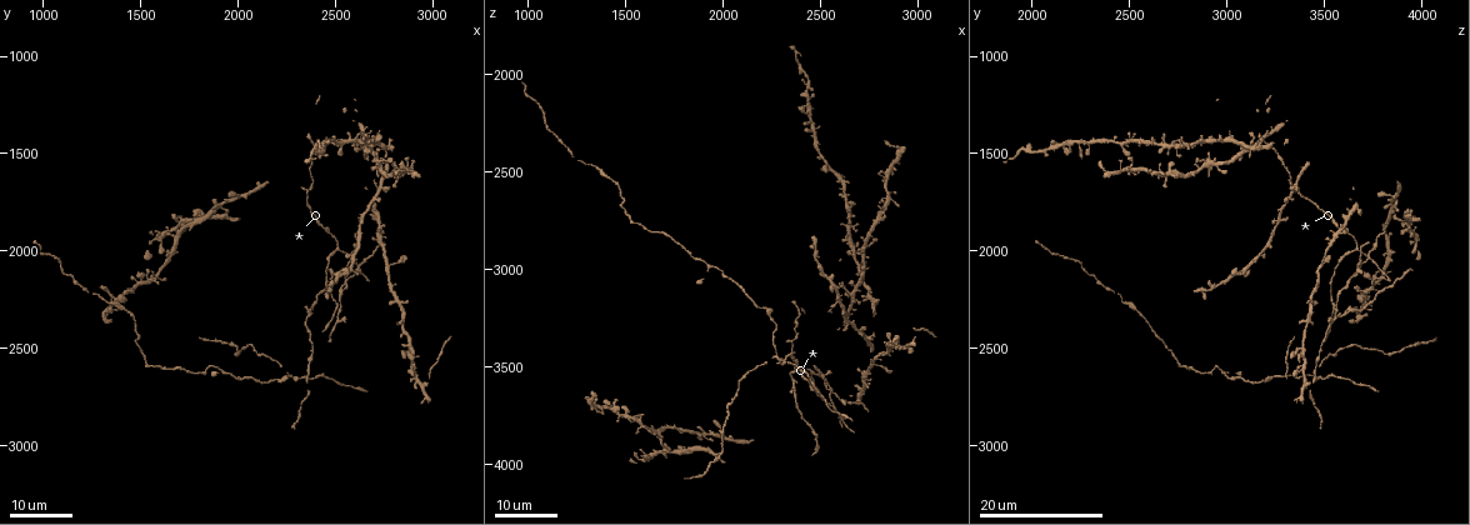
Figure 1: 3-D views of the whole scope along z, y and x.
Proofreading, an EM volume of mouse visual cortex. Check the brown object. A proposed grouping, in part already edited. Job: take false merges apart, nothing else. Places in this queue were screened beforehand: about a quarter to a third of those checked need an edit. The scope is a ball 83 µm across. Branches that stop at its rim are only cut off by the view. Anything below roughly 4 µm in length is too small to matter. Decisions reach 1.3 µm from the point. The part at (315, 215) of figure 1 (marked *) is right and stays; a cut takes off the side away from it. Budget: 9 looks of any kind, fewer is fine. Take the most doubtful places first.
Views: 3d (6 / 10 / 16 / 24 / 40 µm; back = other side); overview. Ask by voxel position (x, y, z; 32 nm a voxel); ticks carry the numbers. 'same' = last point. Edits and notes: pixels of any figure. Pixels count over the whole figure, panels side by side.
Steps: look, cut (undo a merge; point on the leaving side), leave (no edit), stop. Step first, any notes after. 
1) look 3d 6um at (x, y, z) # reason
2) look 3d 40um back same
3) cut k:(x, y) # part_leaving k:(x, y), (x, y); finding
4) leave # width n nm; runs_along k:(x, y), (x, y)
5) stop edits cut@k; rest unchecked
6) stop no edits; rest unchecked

look 3d 16um at (2580, 2040, 3720) # four or more arms meet

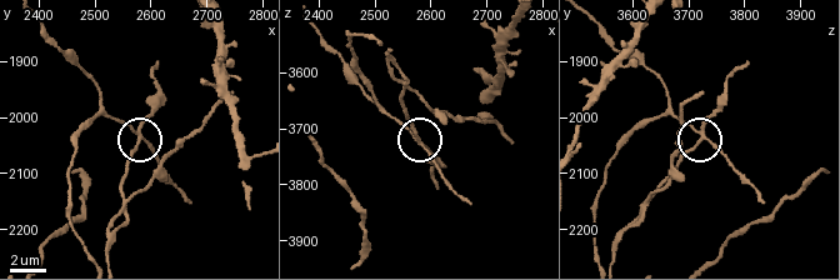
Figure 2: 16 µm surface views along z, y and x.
look 3d 10um at (2585, 2040, 3720)

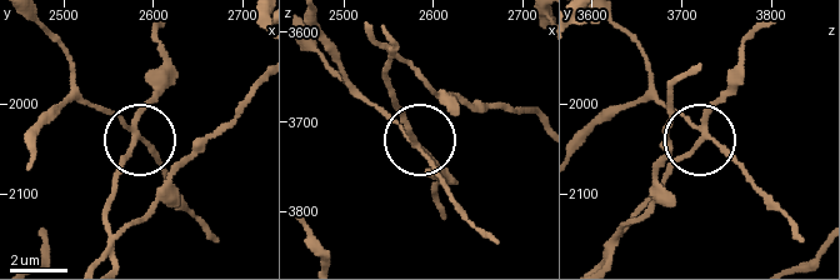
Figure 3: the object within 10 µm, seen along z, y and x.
cut 3:(153, 99) # part_leaving 3:(136, 139), (115, 179), (106, 258); a second cell is stuck on

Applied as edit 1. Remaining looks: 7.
look 3d 16um at (2510, 2290, 3560) # thick turns thin

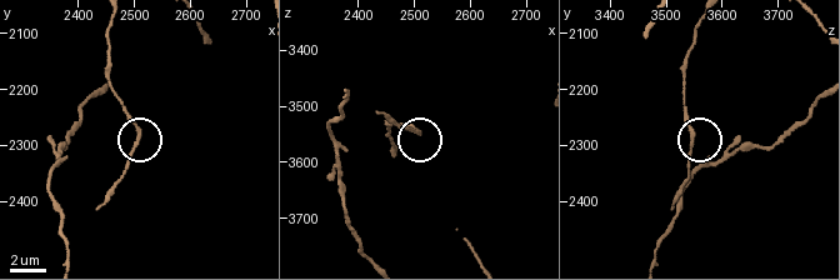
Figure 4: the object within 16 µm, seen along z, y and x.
look 3d 6um at (2505, 2300, 3540)

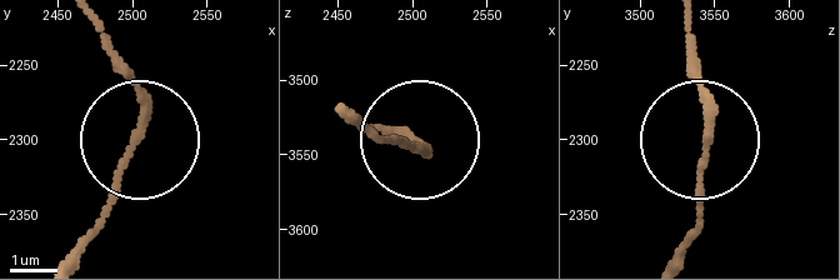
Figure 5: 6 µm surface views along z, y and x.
leave # runs_along 5:(690, 20), (703, 211), (690, 243); continuous, no second cell

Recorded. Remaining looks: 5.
look 3d 16um at (2330, 2660, 3480)

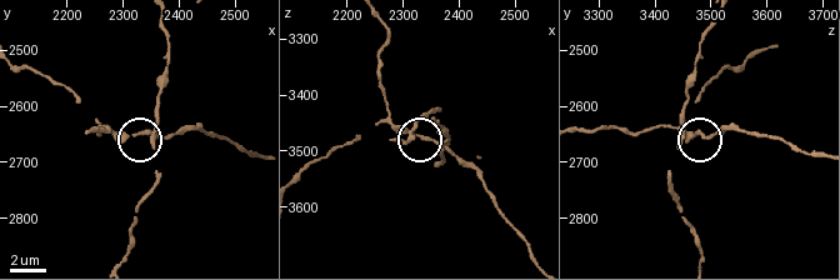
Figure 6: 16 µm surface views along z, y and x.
look 3d 6um at (2335, 2645, 3475)

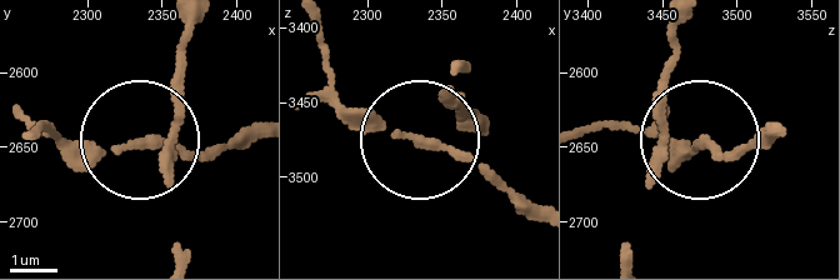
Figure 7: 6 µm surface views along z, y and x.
look 3d 6um back at (2336, 2648, 3476)

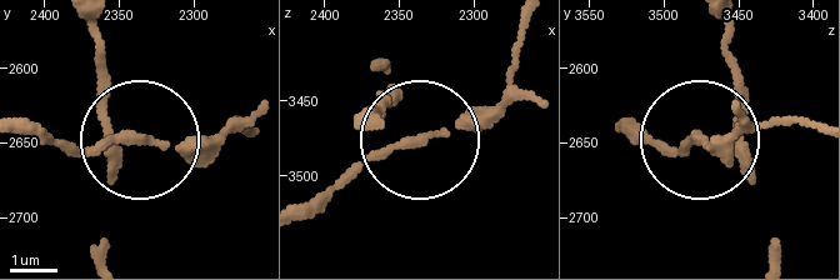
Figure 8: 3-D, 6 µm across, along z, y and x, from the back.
leave # runs_along 8:(90, 26), (103, 110), (139, 134), (51, 145); continuous, no second cell

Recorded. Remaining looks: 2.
look 3d 16um at (2900, 2610, 3380) # three arms meet

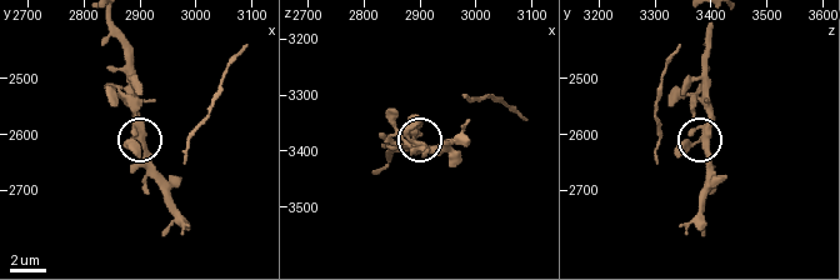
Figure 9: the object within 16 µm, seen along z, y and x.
look 3d 10um at (2890, 2605, 3380)

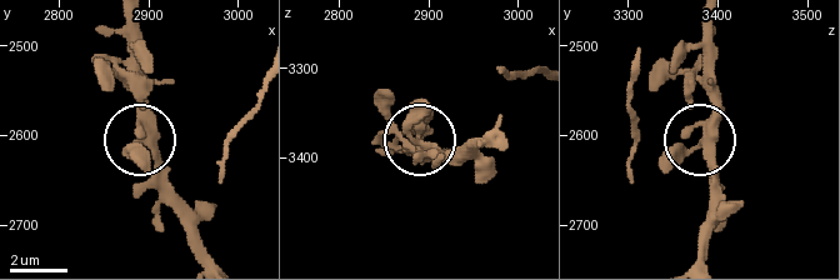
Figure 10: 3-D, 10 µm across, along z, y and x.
leave # side_arm 7 um; one cell here

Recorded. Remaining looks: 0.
stop edits cut@3; rest unchecked

